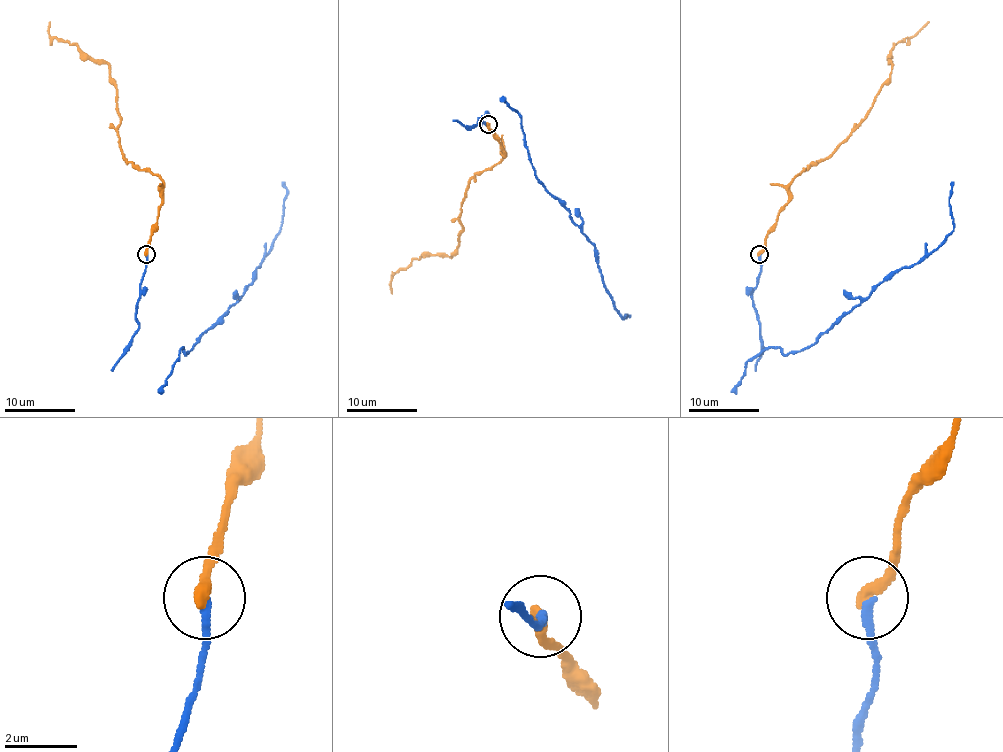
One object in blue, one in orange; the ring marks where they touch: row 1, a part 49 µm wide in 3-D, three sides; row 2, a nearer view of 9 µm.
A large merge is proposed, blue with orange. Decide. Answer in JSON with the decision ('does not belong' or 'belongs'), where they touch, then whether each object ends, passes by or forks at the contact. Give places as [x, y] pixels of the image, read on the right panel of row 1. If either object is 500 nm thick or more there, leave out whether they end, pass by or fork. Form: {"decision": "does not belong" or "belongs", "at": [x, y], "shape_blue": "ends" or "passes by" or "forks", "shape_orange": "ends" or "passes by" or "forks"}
{"decision": "belongs", "at": [759, 254], "shape_blue": "ends", "shape_orange": "ends"}

